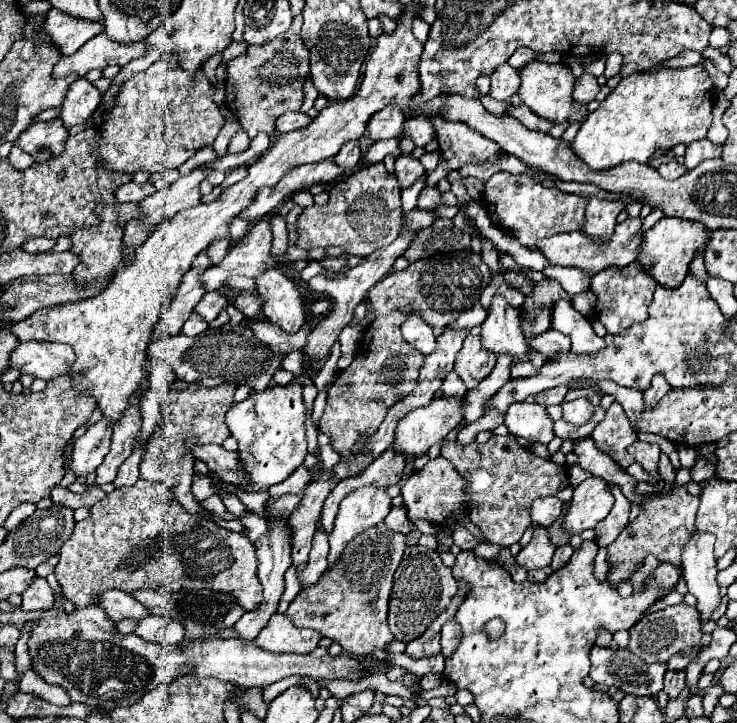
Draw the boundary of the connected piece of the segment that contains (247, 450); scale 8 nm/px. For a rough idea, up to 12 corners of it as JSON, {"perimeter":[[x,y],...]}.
{"perimeter":[[304,385],[254,391],[226,425],[250,491],[306,457]]}

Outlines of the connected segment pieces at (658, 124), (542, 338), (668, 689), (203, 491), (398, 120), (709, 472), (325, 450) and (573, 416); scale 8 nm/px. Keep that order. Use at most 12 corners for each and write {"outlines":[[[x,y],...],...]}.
{"outlines":[[[702,65],[632,73],[582,121],[592,169],[704,139]],[[548,329],[528,345],[546,357],[570,349],[568,335]],[[666,671],[664,693],[676,699],[686,687],[684,671]],[[195,472],[192,493],[198,501],[216,495],[211,477]],[[396,103],[368,121],[372,141],[400,135],[404,113]],[[704,457],[690,469],[694,483],[712,479],[716,467]],[[320,447],[322,471],[332,475],[340,461],[338,453],[332,447]],[[588,397],[564,401],[562,417],[574,425],[592,419],[596,407]]]}

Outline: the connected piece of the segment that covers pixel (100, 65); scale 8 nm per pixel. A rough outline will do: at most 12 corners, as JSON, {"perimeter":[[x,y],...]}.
{"perimeter":[[94,35],[54,65],[54,77],[126,65],[146,53],[148,41],[116,43]]}

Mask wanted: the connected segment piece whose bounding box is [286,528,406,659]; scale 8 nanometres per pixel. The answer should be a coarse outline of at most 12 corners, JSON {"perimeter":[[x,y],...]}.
{"perimeter":[[358,535],[286,609],[364,659],[386,625],[406,535]]}

